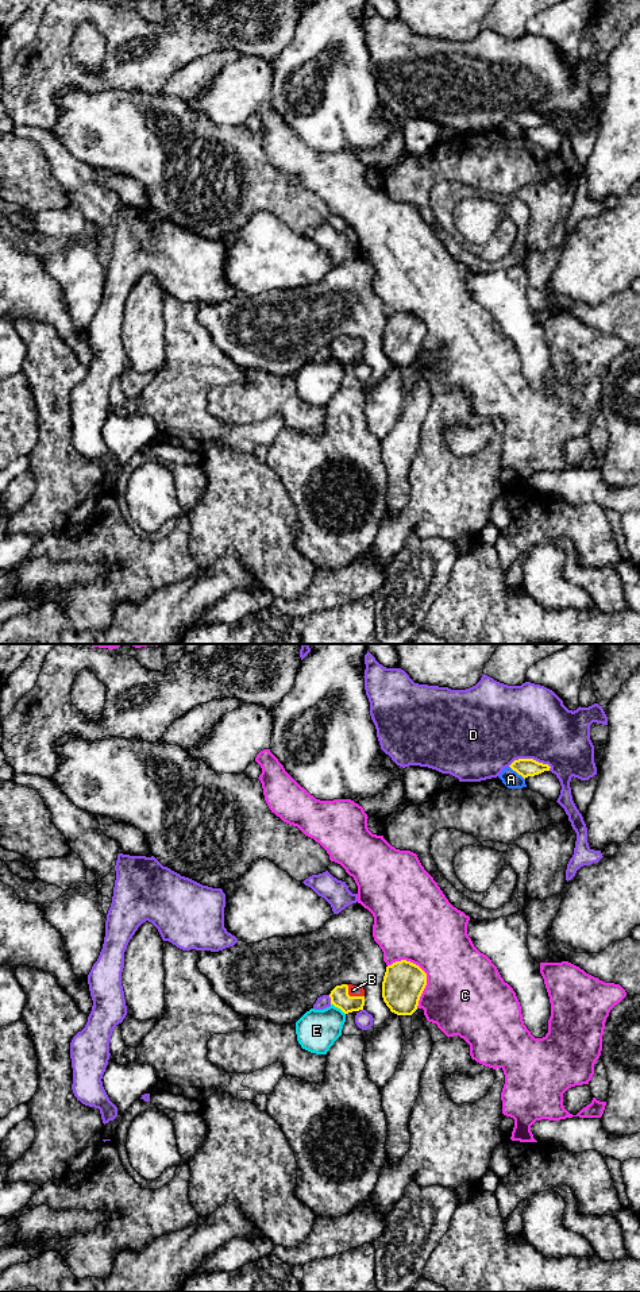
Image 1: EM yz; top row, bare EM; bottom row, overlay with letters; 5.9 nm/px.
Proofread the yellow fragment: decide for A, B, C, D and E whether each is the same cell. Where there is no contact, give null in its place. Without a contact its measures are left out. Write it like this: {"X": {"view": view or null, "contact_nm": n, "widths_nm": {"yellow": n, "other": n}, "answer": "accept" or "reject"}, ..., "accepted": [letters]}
{"A": {"view": "yz", "contact_nm": 130, "widths_nm": {"yellow": 110, "other": 100}, "answer": "reject"}, "B": {"view": "yz", "contact_nm": 130, "widths_nm": {"yellow": 110, "other": 60}, "answer": "accept"}, "C": {"view": "yz", "contact_nm": 320, "widths_nm": {"yellow": 260, "other": 440}, "answer": "reject"}, "D": {"view": "yz", "contact_nm": 260, "widths_nm": {"yellow": 110, "other": 440}, "answer": "reject"}, "E": {"view": "yz", "contact_nm": 110, "widths_nm": {"yellow": 110, "other": 240}, "answer": "reject"}, "accepted": ["B"]}

